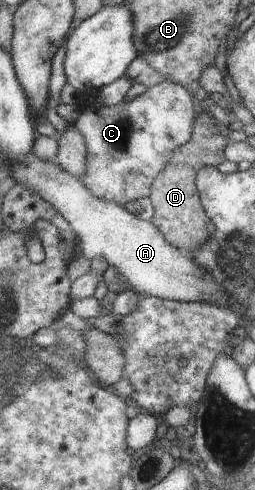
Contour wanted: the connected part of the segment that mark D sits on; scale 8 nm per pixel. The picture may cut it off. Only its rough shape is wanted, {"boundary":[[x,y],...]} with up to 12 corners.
{"boundary":[[198,114],[150,189],[151,223],[193,254],[214,233],[196,175],[225,161],[225,129]]}

